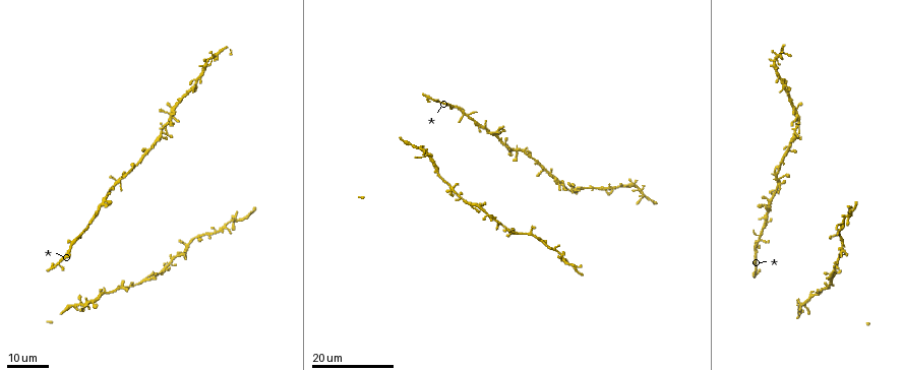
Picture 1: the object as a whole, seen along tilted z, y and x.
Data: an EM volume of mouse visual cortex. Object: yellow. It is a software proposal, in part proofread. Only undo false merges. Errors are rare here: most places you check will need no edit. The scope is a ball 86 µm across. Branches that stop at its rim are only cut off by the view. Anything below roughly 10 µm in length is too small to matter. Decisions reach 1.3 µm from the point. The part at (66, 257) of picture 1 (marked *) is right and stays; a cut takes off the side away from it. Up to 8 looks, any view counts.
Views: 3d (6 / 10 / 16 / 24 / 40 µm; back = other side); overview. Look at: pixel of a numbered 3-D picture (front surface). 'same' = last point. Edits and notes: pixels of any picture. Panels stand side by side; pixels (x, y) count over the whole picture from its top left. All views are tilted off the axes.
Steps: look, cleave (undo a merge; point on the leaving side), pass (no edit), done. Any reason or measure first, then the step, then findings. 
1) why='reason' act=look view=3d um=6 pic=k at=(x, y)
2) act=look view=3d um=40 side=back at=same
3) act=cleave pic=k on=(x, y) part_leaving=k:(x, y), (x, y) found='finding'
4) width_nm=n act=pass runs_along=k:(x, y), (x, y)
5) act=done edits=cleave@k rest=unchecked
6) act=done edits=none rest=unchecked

act=look view=3d um=16 pic=1 at=(522, 233)

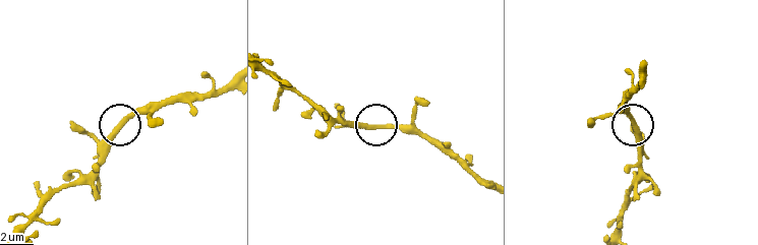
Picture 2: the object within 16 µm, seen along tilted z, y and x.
act=look view=3d um=10 pic=2 at=(633, 122)

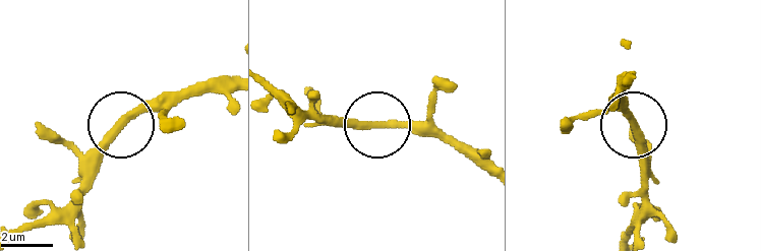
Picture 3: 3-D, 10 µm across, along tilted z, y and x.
width_nm=300 act=pass runs_along=3:(266, 81), (311, 113), (381, 127), (433, 128) found='continuous, no second cell'

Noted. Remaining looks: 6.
why='side arm on a straight run' act=look view=3d um=24 pic=1 at=(826, 288)

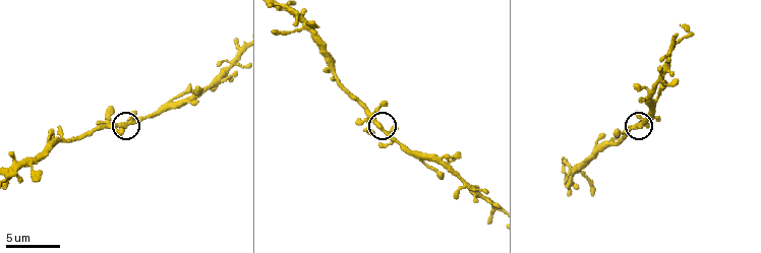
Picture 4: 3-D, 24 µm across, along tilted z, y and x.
why='zoom in' act=look view=3d um=10 pic=4 at=(126, 125)

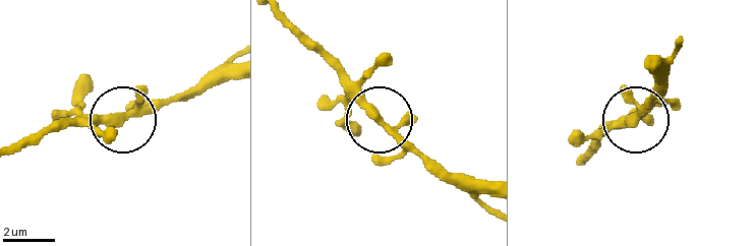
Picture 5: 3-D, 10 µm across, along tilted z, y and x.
act=look view=3d um=10 side=back pic=5 at=(377, 115)

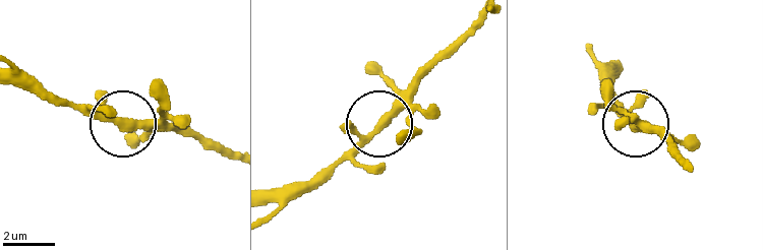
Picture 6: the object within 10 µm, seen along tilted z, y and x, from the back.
act=pass found='one cell here'

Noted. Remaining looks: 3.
why='calibre changes' act=look view=3d um=16 pic=1 at=(421, 150)

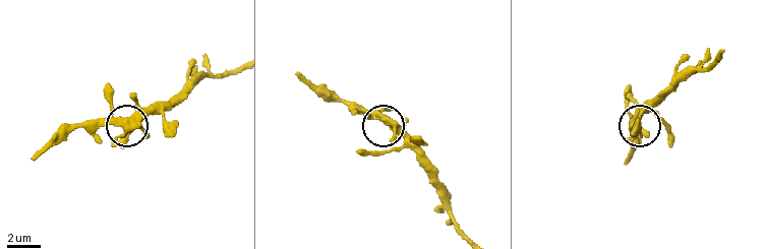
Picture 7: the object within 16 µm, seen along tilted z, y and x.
act=look view=3d um=10 pic=7 at=(387, 122)

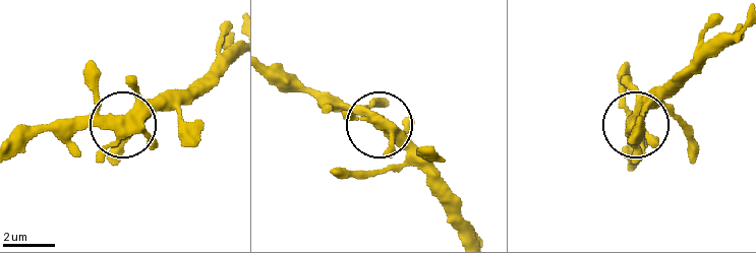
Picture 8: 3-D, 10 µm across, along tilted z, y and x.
width_nm=430 act=pass found='continuous, no second cell'

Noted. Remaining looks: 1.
why='side arm on a straight run' act=look view=3d um=16 pic=4 at=(448, 169)

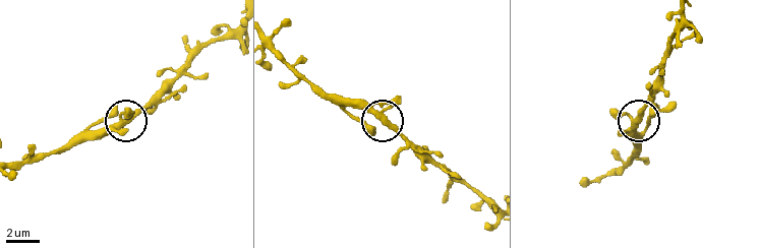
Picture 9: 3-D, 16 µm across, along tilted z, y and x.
act=pass runs_along=9:(14, 166), (108, 134), (166, 90) found='continuous, no second cell'

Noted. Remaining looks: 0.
act=done edits=none rest=unchecked

